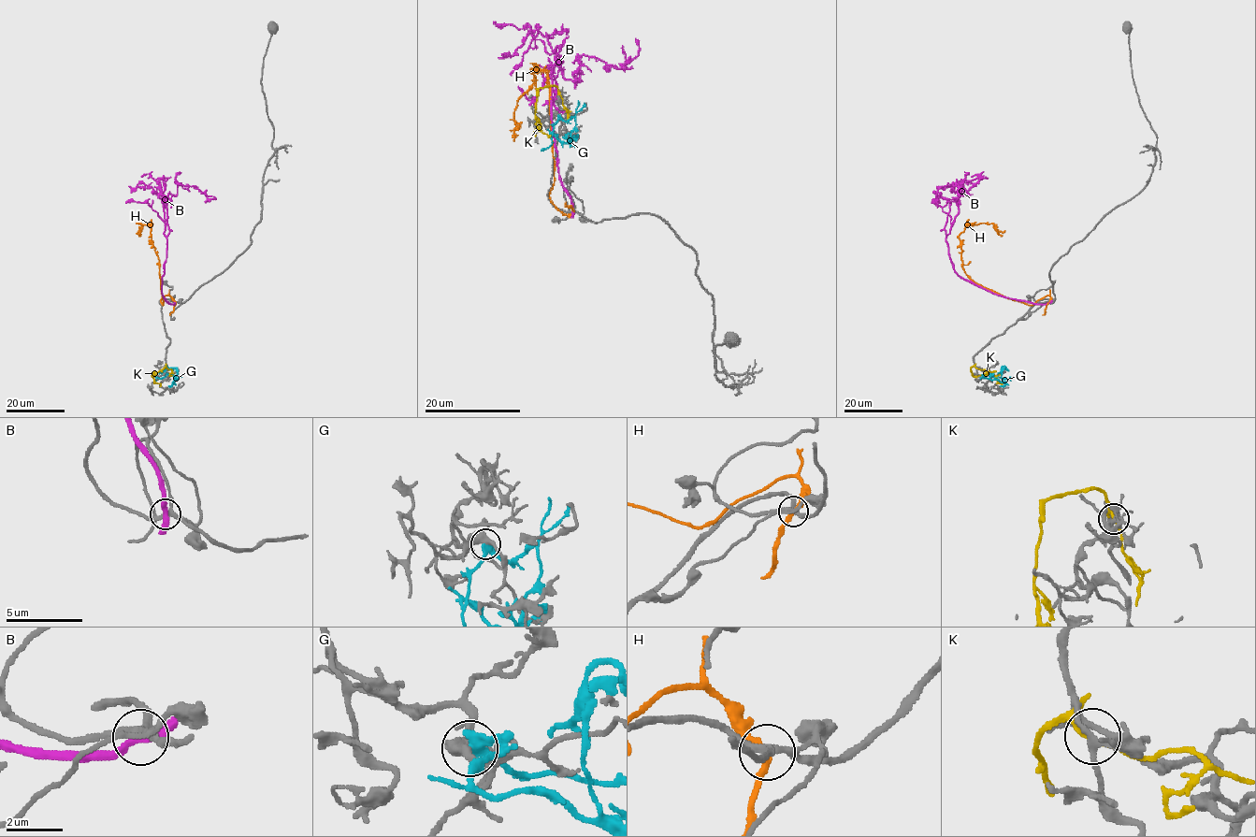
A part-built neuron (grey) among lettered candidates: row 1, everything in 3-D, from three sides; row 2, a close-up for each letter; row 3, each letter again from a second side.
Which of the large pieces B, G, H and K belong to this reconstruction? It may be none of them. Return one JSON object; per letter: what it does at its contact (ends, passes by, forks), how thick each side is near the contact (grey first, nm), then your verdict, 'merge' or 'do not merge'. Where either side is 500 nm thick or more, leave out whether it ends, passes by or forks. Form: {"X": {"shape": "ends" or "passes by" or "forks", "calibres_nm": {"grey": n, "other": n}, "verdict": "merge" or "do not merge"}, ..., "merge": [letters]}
{"B": {"shape": "passes by", "calibres_nm": {"grey": 240, "other": 320}, "verdict": "do not merge"}, "G": {"shape": "passes by", "calibres_nm": {"grey": 440, "other": 320}, "verdict": "do not merge"}, "H": {"shape": "passes by", "calibres_nm": {"grey": 240, "other": 260}, "verdict": "do not merge"}, "K": {"shape": "passes by", "calibres_nm": {"grey": 190, "other": 140}, "verdict": "do not merge"}, "merge": []}

